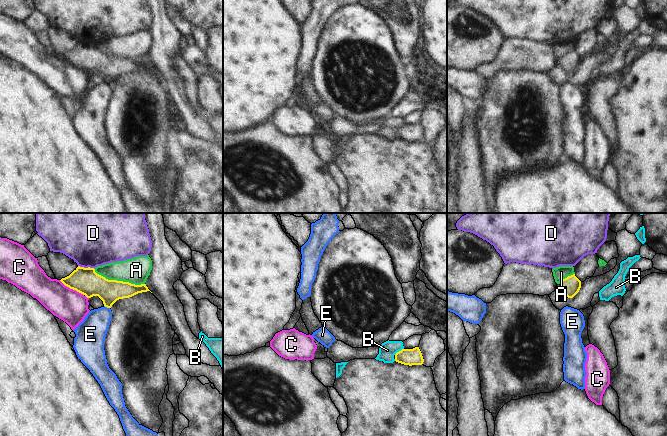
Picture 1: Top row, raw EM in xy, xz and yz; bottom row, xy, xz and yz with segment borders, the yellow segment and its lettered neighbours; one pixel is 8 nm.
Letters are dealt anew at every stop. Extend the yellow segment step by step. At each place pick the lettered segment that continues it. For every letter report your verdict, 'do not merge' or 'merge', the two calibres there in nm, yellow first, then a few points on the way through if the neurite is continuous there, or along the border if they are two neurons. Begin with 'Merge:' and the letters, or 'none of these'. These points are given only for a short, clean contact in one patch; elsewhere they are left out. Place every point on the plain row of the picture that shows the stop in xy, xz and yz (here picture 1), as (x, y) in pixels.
Merge: none of these
A: do not merge | 200/220 nm
B: do not merge | 130/140 nm
C: do not merge | 220/260 nm | along xy (59, 56), (83, 71)
D: do not merge | 220/360 nm | along xy (78, 41), (93, 44)
E: do not merge | 200/240 nm | along xy (104, 81), (109, 84)

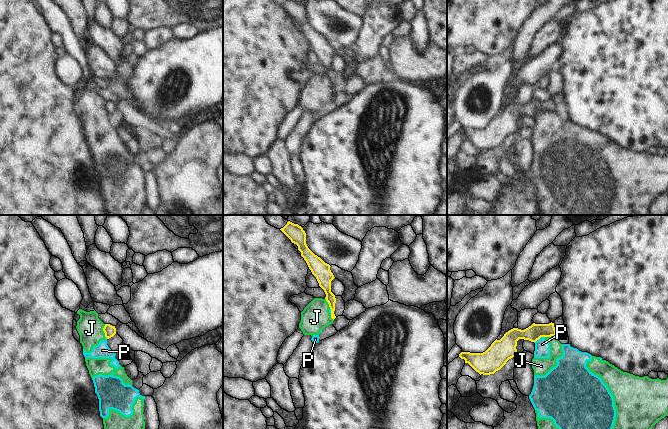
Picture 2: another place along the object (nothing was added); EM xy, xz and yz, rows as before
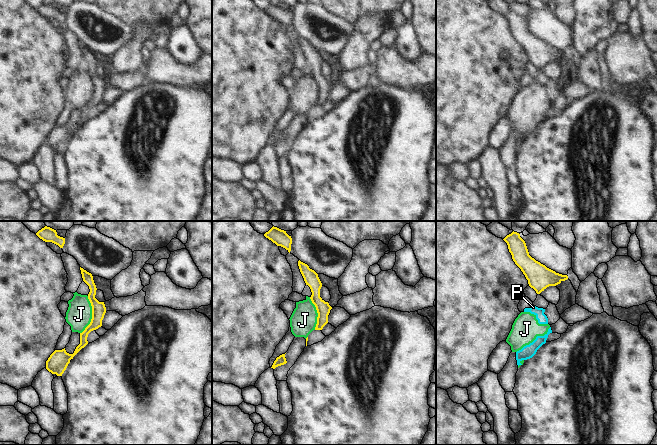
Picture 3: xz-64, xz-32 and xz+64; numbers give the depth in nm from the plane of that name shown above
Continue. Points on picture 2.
Merge: none of these
J: do not merge | 90/200 nm | along xy (104, 100), (103, 107), (106, 113)
P: do not merge | 130/130 nm | along yz (544, 112), (541, 112), (534, 118)

